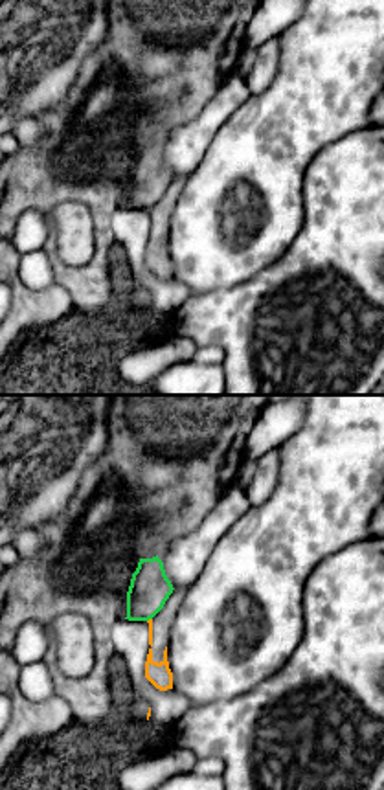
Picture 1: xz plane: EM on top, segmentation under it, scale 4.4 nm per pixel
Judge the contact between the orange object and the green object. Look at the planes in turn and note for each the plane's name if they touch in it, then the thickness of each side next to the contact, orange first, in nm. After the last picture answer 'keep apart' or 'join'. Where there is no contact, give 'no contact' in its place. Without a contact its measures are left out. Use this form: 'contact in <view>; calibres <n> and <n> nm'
contact in xz; calibres 20 and 180 nm

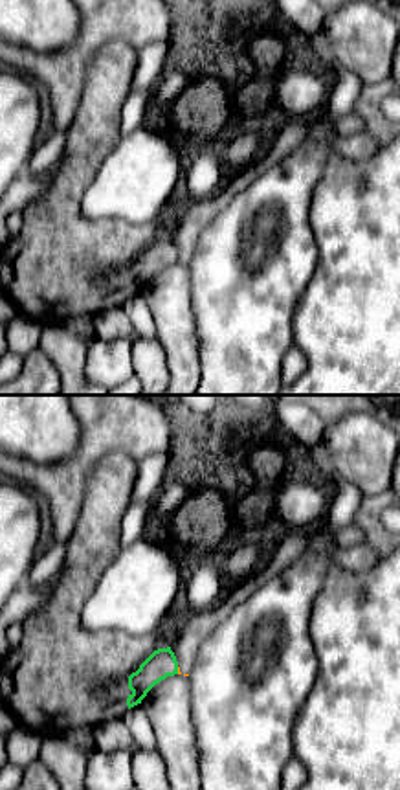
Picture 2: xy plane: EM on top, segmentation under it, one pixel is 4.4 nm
contact in xy; calibres 20 and 120 nm

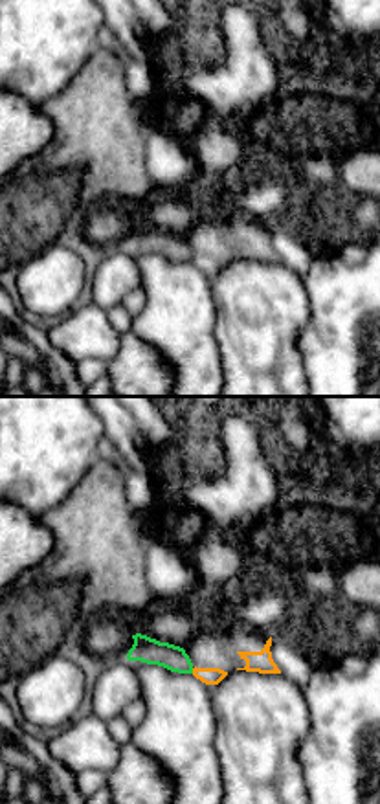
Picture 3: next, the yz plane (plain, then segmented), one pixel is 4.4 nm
contact in yz; calibres 80 and 110 nm

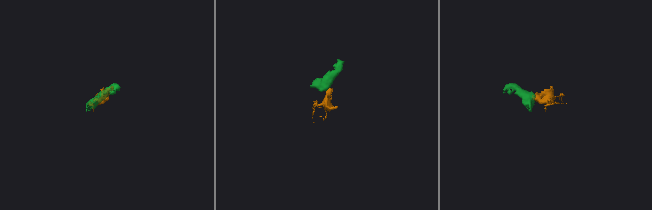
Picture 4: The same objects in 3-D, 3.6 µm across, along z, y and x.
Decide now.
keep apart

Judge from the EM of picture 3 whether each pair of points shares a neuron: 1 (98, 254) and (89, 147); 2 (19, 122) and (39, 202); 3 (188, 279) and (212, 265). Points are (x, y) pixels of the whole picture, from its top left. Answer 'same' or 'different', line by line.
1: same
2: different
3: different

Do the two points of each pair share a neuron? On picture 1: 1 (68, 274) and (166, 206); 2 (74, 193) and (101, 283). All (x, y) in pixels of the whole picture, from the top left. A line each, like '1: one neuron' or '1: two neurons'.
1: two neurons
2: one neuron

